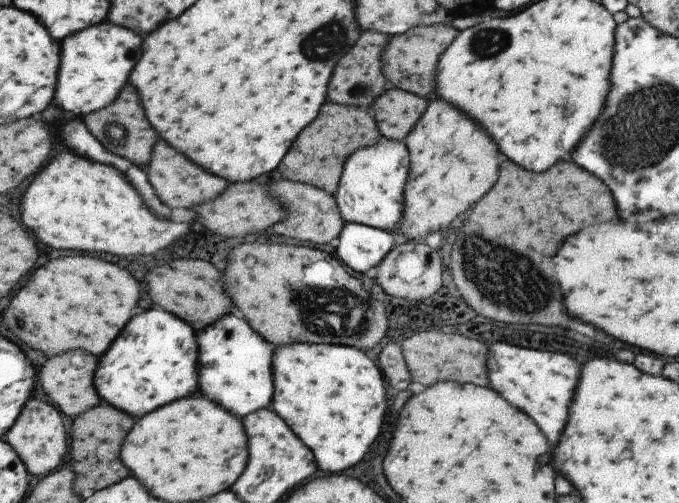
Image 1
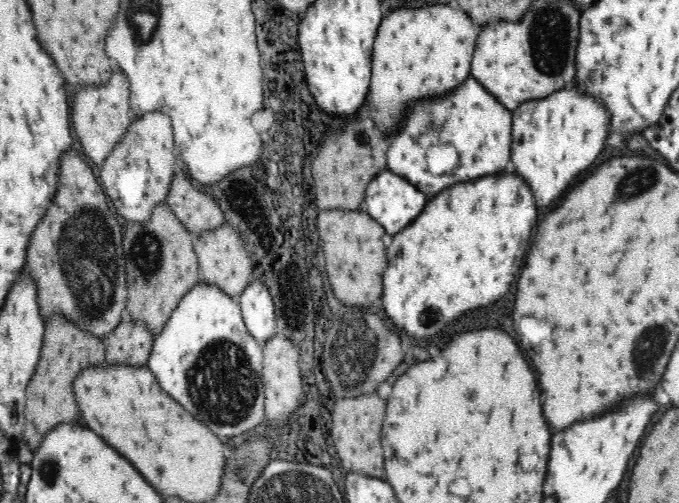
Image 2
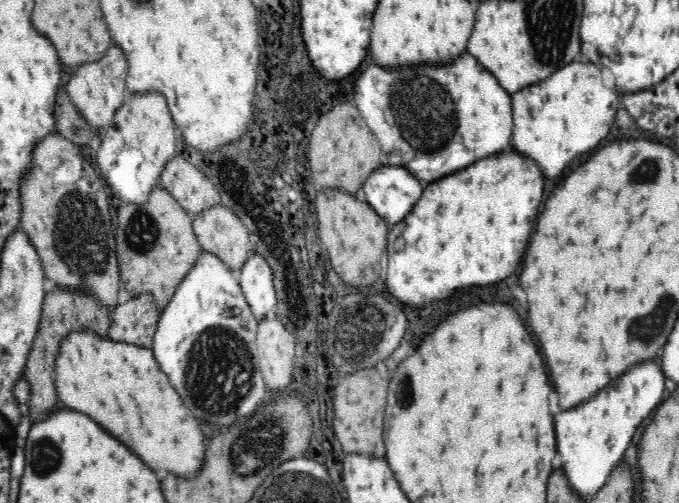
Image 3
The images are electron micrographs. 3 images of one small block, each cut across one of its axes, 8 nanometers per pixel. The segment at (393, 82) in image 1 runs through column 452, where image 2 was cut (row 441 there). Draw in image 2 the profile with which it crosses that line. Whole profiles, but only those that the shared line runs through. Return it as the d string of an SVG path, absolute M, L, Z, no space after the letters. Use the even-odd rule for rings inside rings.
M50 314L50 318L44 322L44 338L40 350L40 358L34 376L30 378L25 390L25 427L23 438L28 442L31 450L38 448L44 434L62 422L76 423L80 416L79 406L74 401L72 380L78 370L84 366L106 362L106 347L104 339L98 338L89 330L80 328L75 322L61 314Z

